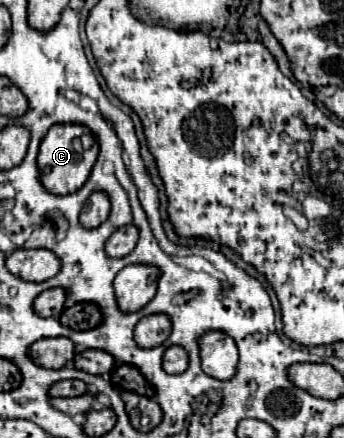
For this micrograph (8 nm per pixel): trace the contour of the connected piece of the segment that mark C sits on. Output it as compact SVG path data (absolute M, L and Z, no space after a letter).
M53 124L47 132L47 136L43 138L41 146L39 146L39 156L37 156L37 164L39 164L39 178L41 184L53 192L53 194L71 194L75 190L79 190L85 180L91 174L91 168L97 160L99 148L89 148L85 150L81 146L81 134L87 128L81 124Z

